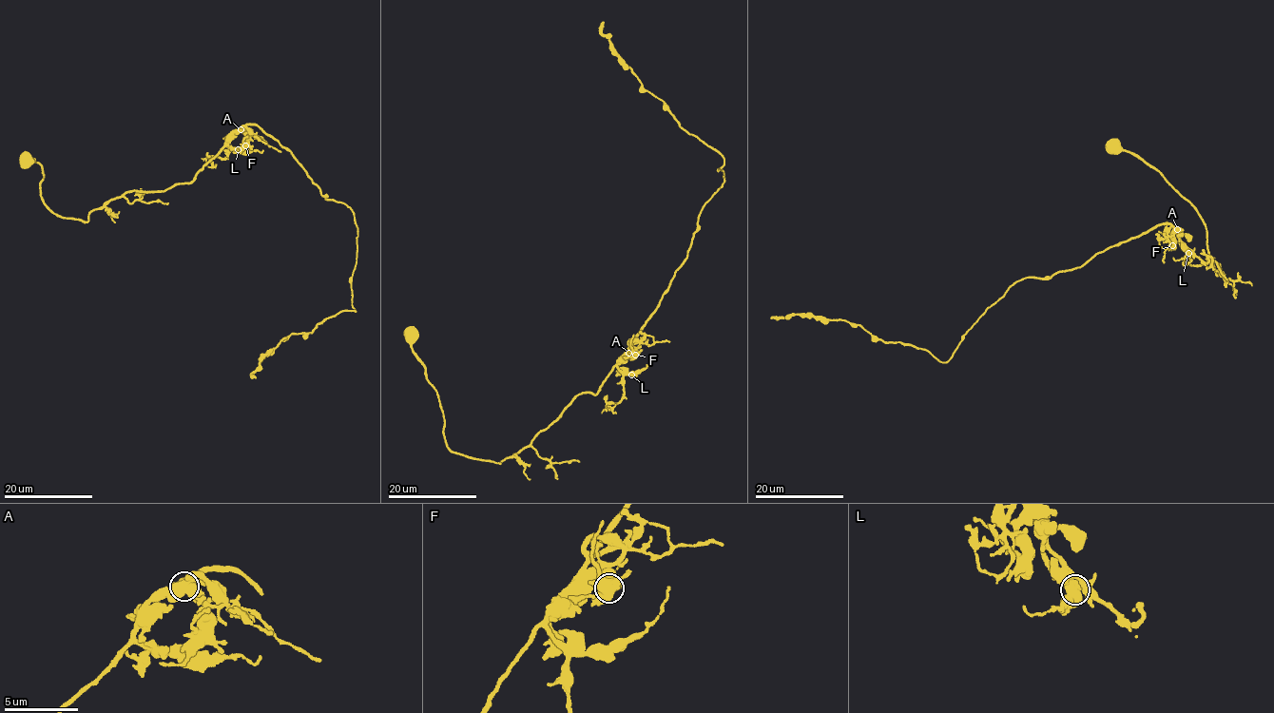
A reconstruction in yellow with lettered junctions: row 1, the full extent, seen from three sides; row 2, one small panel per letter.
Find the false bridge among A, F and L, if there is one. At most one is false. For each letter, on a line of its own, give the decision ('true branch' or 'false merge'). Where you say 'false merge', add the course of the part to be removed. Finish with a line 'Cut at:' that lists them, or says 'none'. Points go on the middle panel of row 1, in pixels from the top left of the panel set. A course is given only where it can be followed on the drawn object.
A: true branch
F: true branch
L: true branch
Cut at: none

